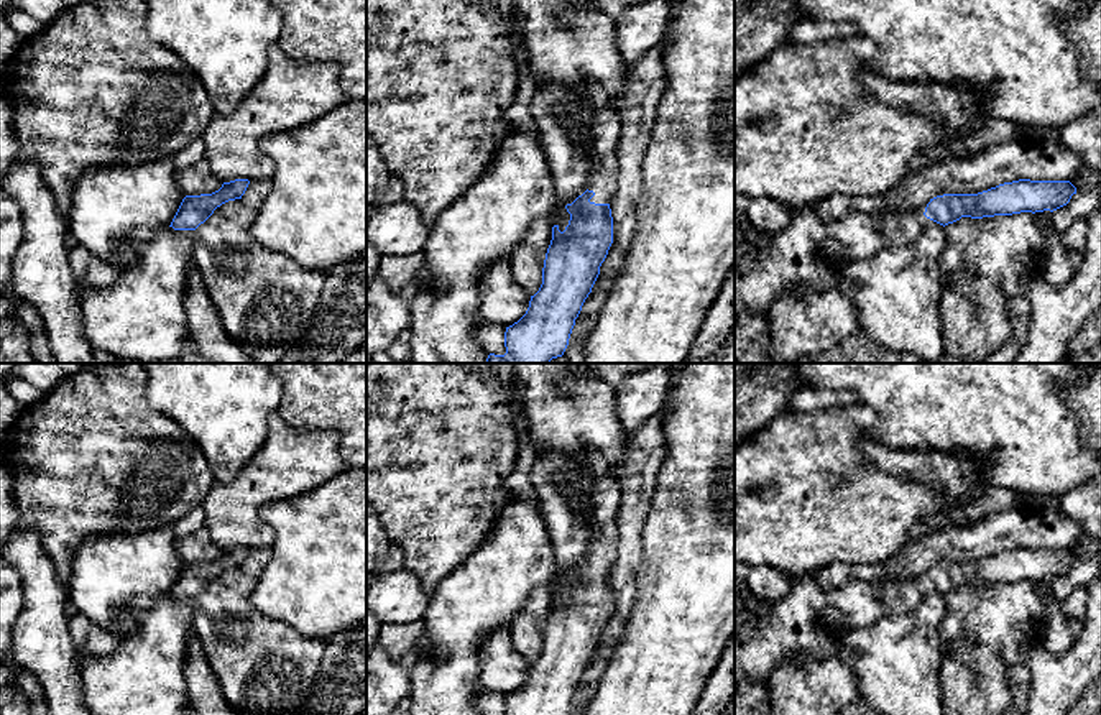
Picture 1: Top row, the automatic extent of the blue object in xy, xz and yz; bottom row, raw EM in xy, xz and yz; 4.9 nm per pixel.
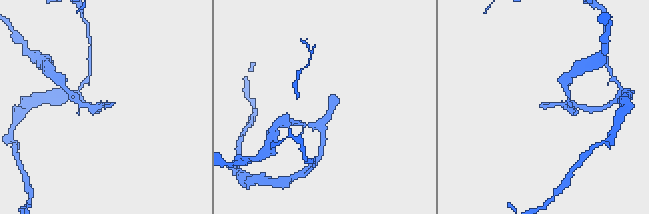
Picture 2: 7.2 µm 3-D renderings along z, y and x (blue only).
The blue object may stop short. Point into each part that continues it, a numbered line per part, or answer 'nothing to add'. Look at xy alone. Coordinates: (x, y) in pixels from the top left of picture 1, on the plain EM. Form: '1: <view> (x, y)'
nothing to add

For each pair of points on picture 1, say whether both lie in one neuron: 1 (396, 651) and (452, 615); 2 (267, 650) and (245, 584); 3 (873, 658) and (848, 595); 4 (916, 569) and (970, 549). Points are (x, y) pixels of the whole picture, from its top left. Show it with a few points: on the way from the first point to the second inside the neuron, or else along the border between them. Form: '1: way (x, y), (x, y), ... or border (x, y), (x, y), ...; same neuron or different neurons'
1: border (423, 622), (423, 643), (419, 646); different neurons
2: way (250, 633), (242, 625), (242, 600); same neuron
3: border (898, 613), (853, 628), (835, 653); different neurons
4: way (929, 556), (935, 549), (957, 549); same neuron

